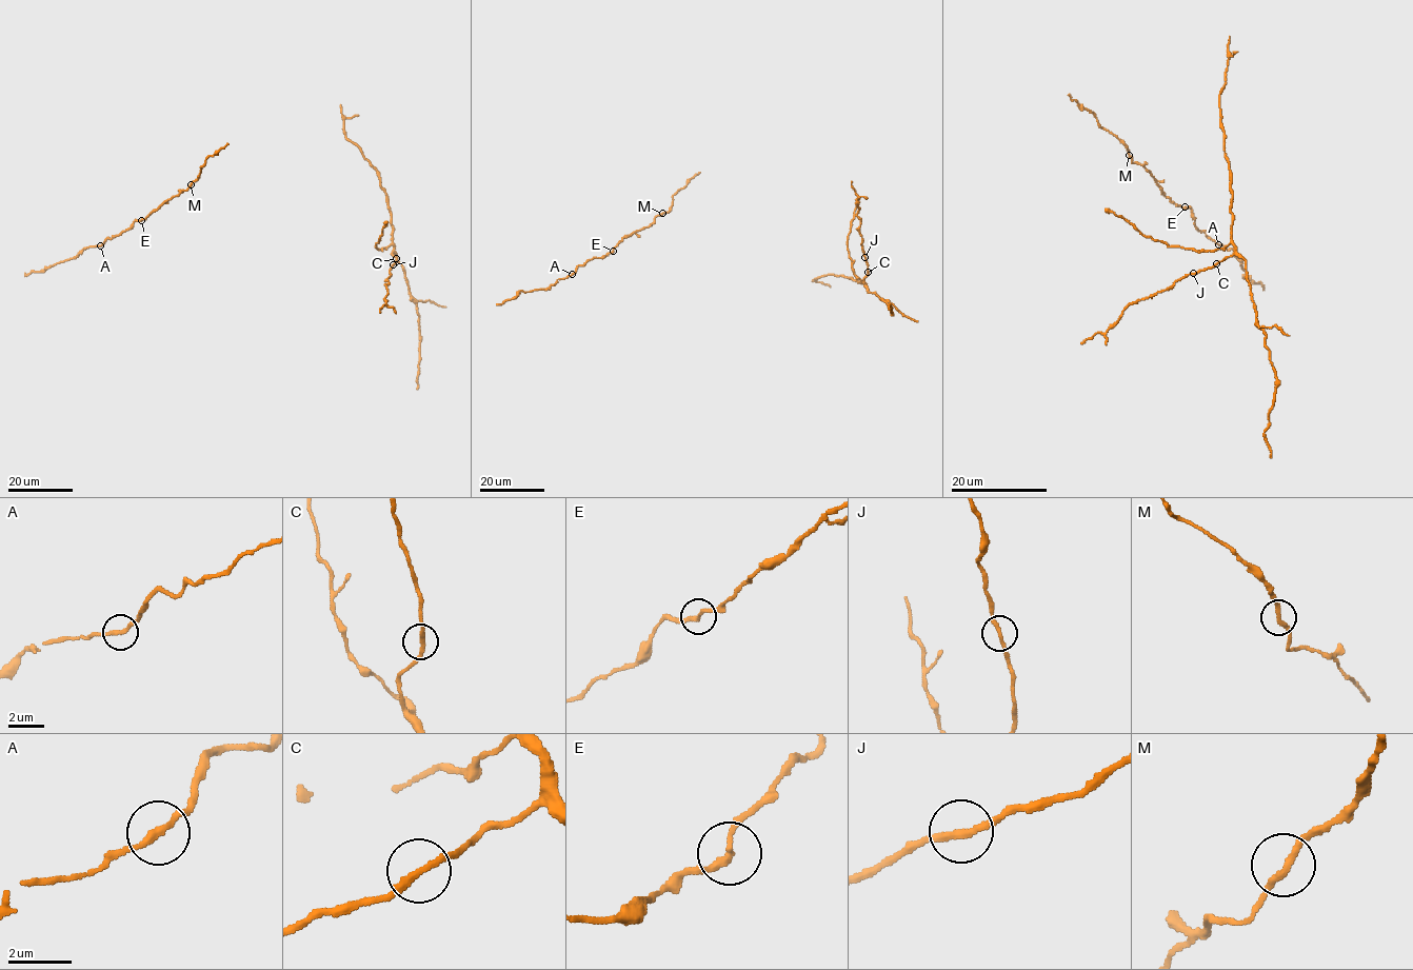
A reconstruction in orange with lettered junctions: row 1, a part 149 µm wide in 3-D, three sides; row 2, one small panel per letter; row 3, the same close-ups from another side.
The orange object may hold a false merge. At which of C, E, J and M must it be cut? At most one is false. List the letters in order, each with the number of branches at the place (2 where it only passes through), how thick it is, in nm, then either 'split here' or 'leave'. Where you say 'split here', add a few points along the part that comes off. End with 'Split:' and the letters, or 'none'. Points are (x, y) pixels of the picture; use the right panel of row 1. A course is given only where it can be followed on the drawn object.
C: branches 2; calibre 240 nm; leave
E: branches 2; calibre 220 nm; leave
J: branches 2; calibre 220 nm; leave
M: branches 2; calibre 240 nm; leave
Split: none

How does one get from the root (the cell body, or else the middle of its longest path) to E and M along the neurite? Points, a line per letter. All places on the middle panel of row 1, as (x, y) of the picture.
E: (699, 173), (673, 196), (668, 212), (657, 215), (649, 226), (625, 235), (613, 252)
M: (699, 173), (673, 196), (670, 210), (662, 213)

